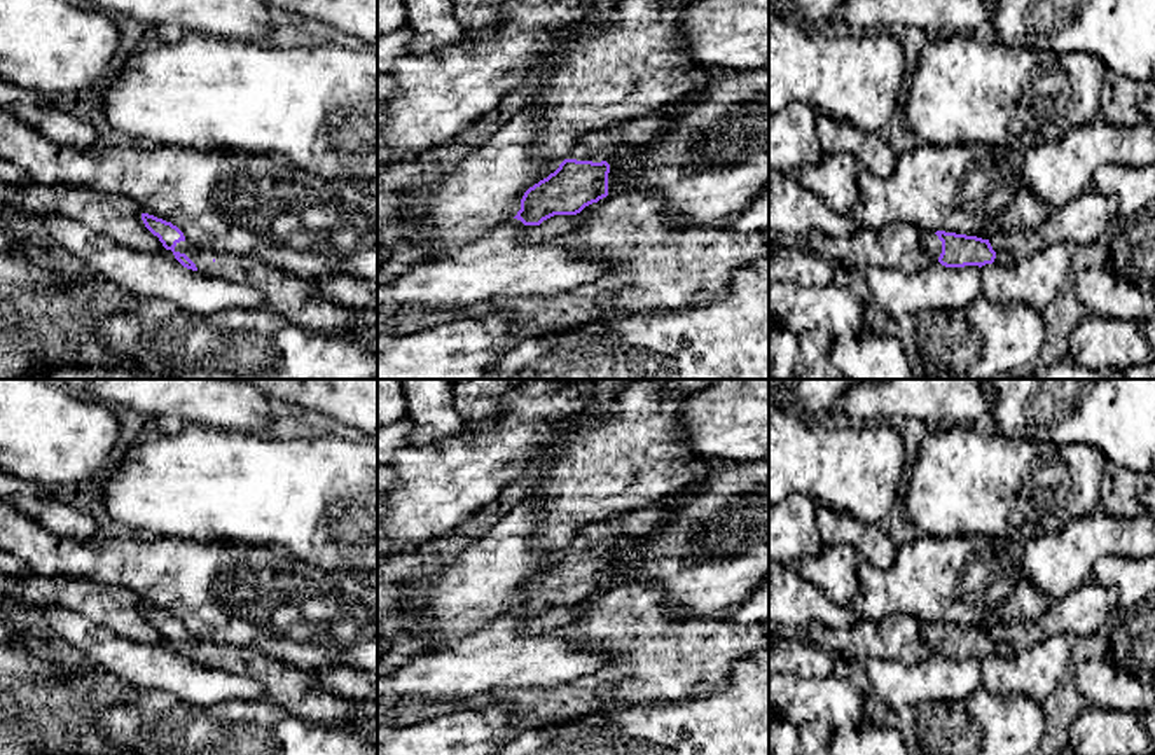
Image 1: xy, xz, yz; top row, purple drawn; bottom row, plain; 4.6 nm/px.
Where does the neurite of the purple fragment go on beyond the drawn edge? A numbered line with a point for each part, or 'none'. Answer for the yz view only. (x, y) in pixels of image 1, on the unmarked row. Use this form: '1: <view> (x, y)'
1: yz (930, 633)

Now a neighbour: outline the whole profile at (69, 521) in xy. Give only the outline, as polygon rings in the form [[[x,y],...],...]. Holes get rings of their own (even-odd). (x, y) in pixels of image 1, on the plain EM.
[[[2,468],[0,502],[16,507],[56,535],[79,540],[100,535],[98,521],[89,512],[66,505],[44,486],[9,475]]]

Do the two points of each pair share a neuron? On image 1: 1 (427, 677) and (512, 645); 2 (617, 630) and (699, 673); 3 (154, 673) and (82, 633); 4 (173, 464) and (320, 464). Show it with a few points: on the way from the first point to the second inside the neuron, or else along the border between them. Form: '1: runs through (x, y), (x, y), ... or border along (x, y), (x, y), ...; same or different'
1: runs through (448, 673), (491, 656); same
2: runs through (638, 649), (657, 664), (678, 664); same
3: runs through (137, 664), (100, 645); same
4: runs through (210, 464), (283, 464); same

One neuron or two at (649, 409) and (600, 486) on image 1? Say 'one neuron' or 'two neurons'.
one neuron

